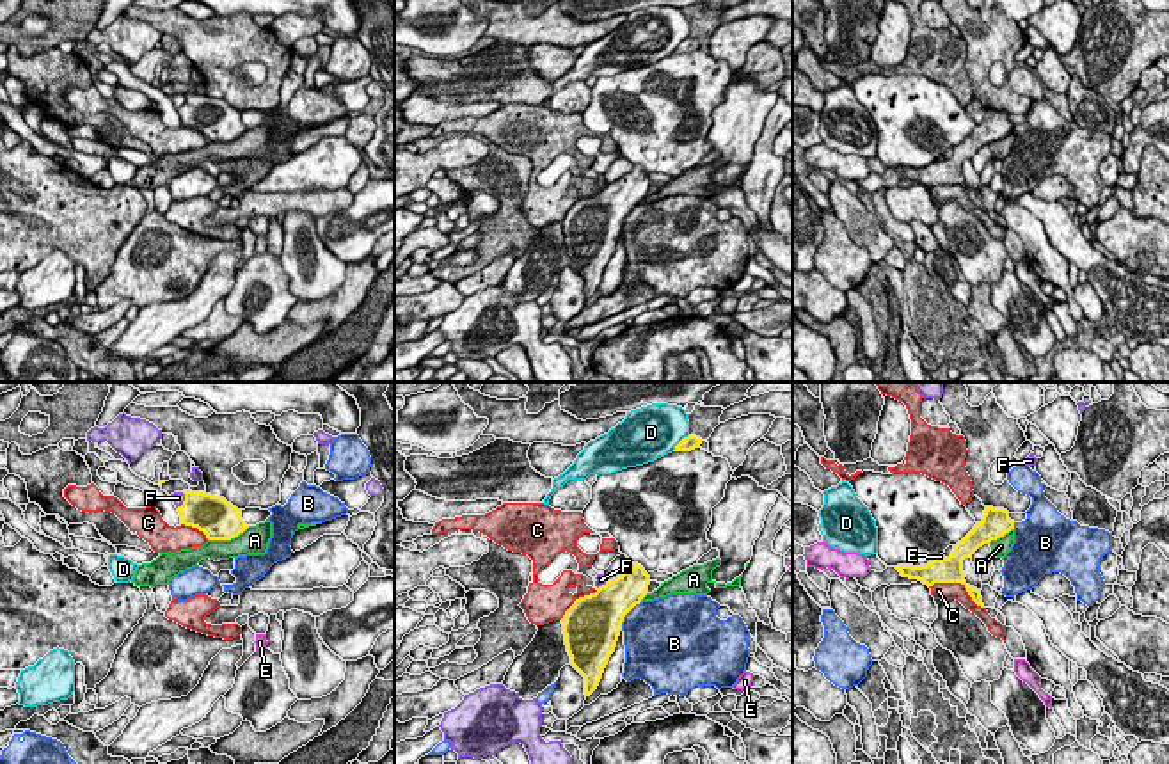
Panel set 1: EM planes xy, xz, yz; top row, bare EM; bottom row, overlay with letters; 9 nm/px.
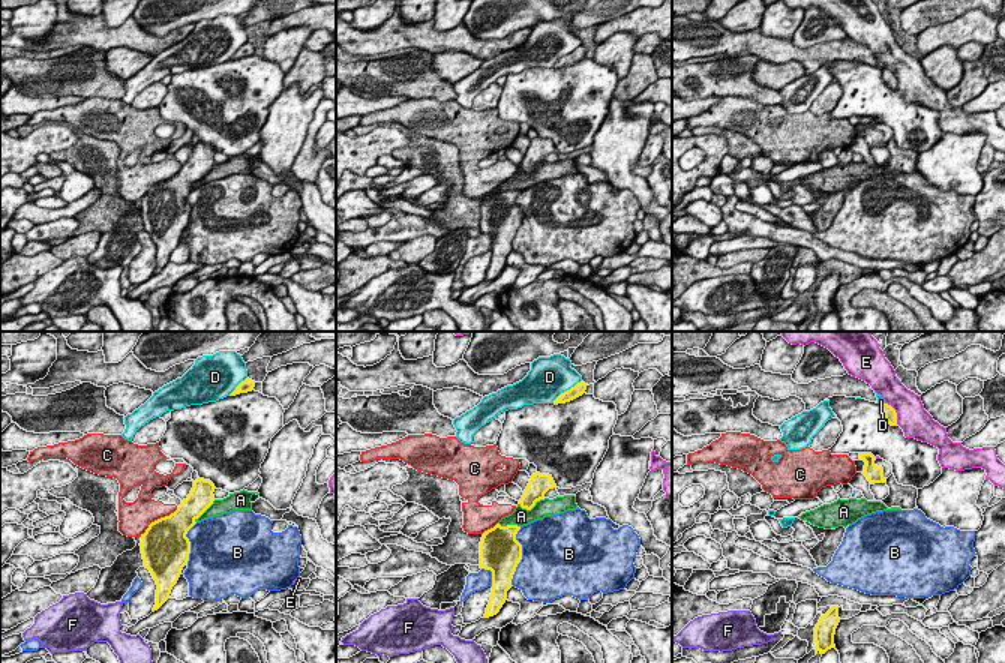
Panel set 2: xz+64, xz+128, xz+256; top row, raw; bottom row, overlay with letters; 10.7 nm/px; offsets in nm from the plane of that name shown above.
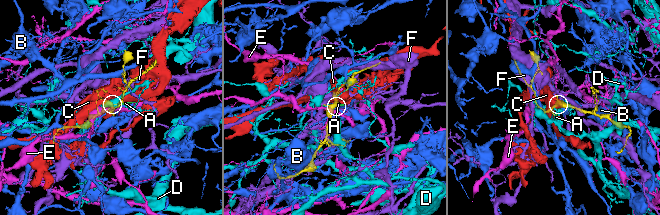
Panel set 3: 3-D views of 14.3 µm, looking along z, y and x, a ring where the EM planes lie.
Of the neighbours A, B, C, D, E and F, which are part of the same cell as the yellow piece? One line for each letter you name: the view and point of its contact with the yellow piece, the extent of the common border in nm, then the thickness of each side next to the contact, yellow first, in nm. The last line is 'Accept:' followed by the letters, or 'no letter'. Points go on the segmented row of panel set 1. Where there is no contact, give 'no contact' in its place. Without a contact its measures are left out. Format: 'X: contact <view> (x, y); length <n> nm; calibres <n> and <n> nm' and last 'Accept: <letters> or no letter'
Accept: no letter

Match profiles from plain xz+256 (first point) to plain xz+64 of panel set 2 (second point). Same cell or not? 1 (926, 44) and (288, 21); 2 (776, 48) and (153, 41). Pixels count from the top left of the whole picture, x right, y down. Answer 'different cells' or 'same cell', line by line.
1: same cell
2: same cell

